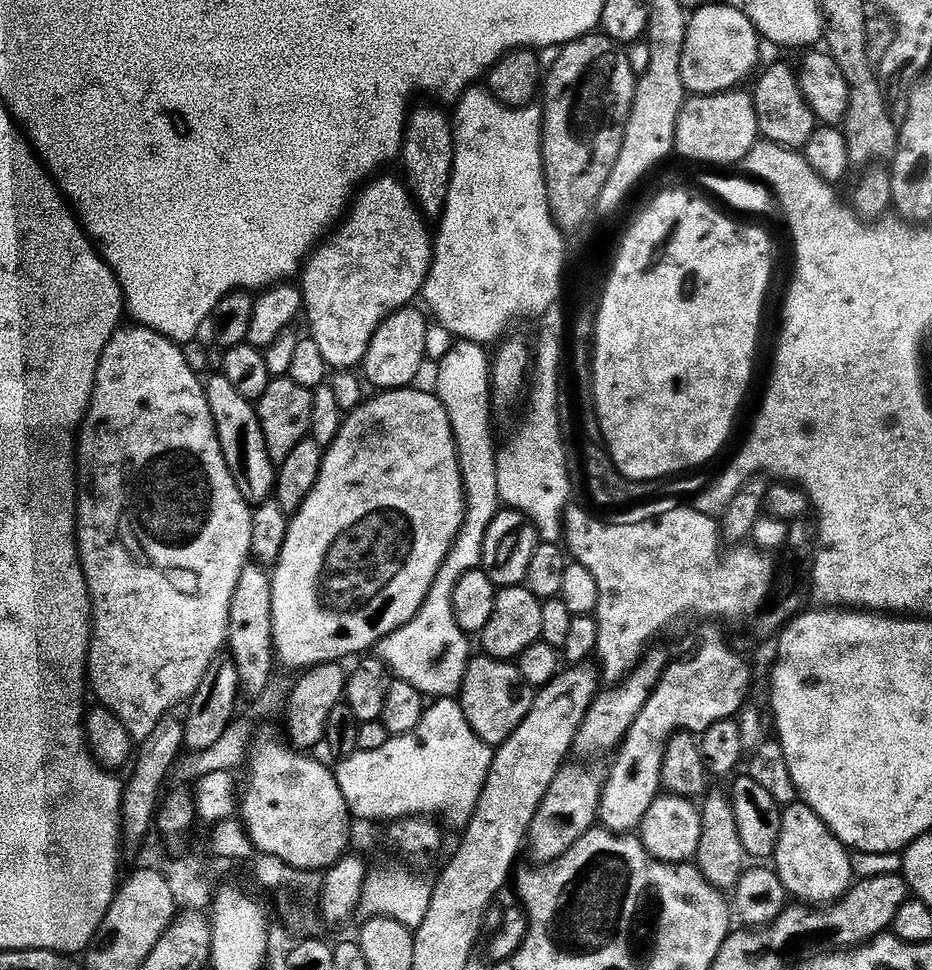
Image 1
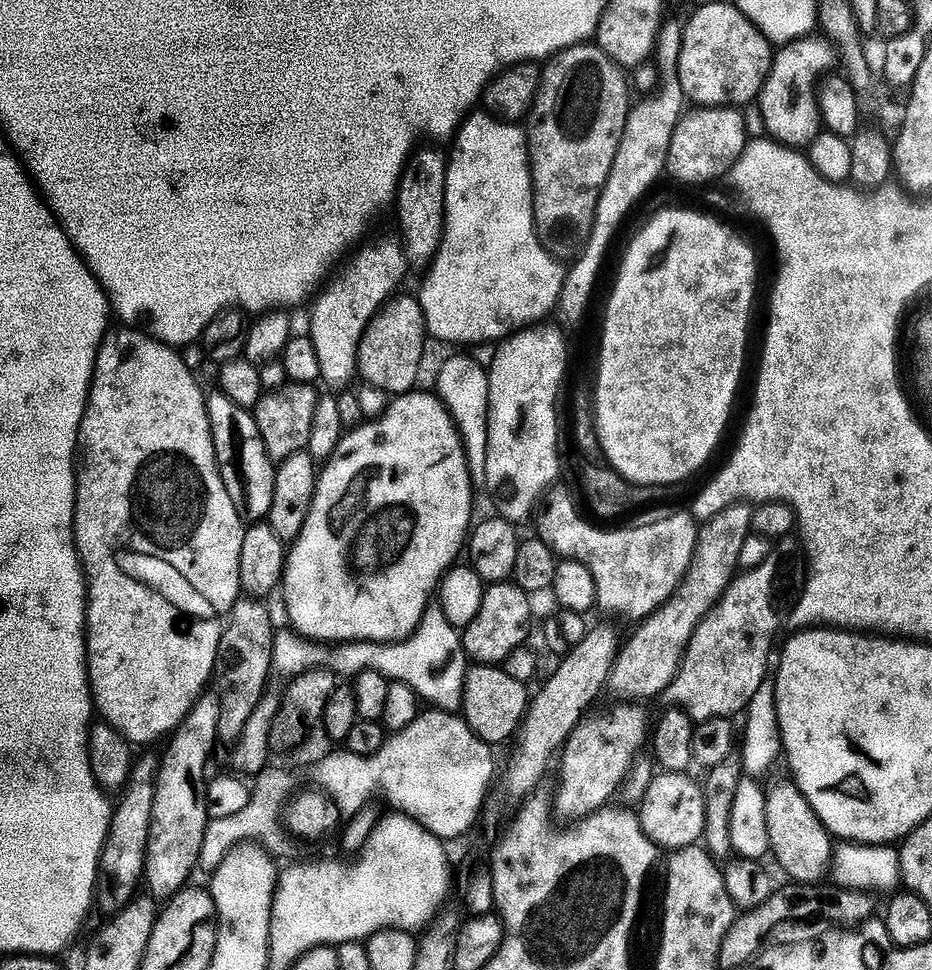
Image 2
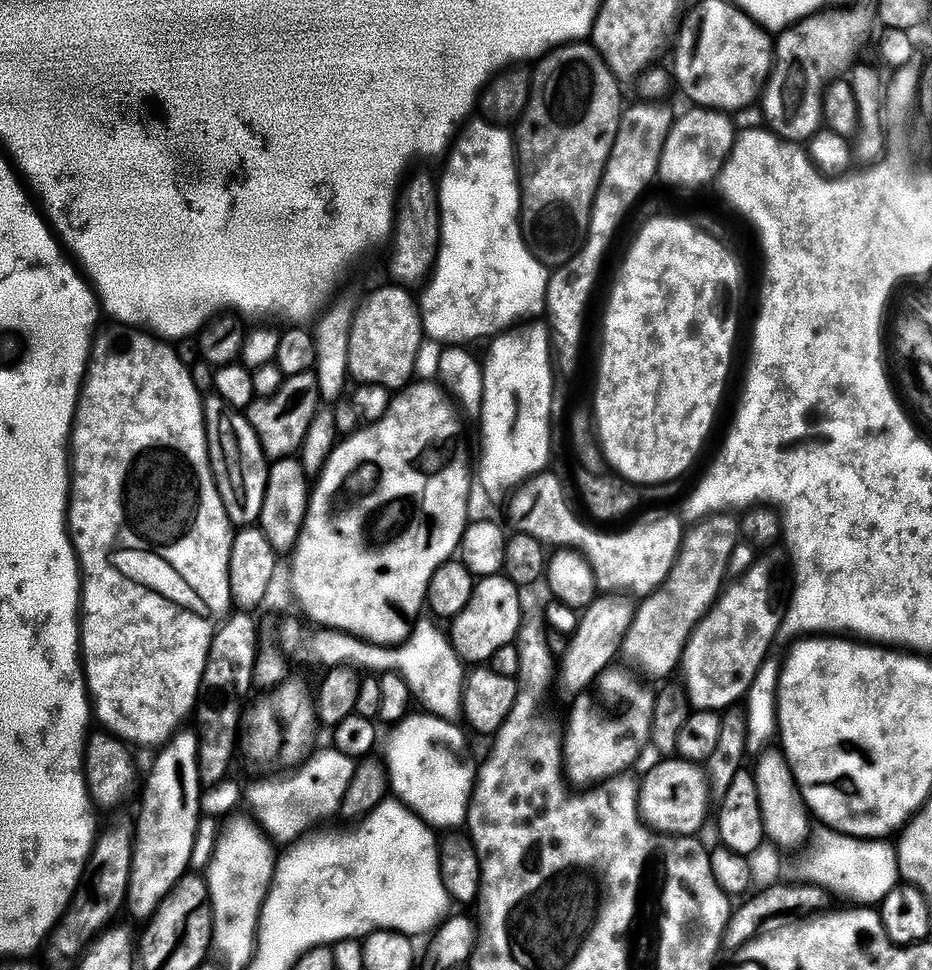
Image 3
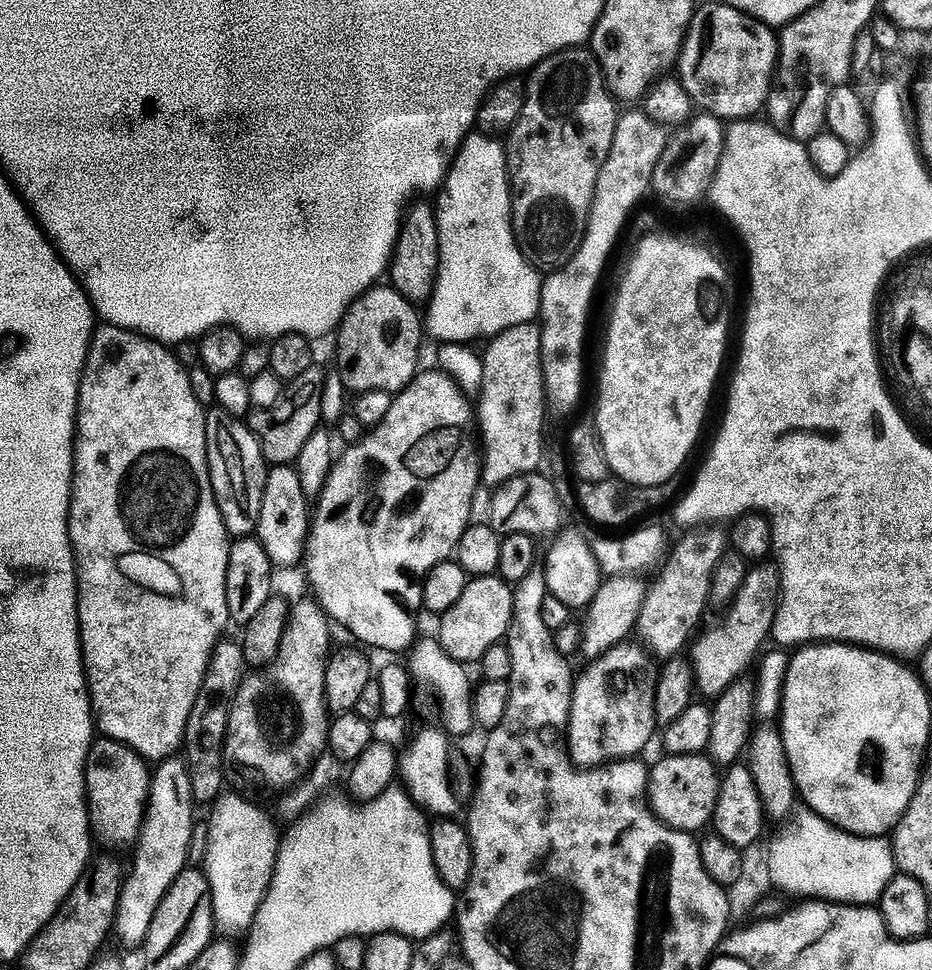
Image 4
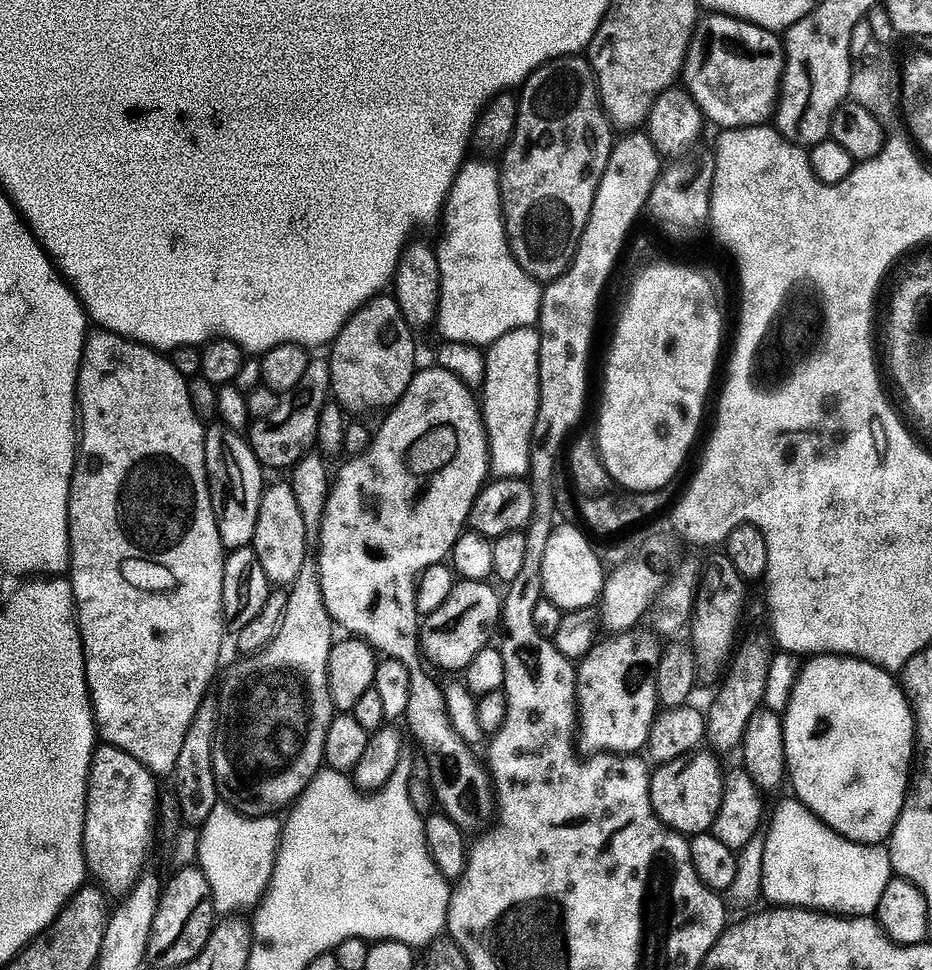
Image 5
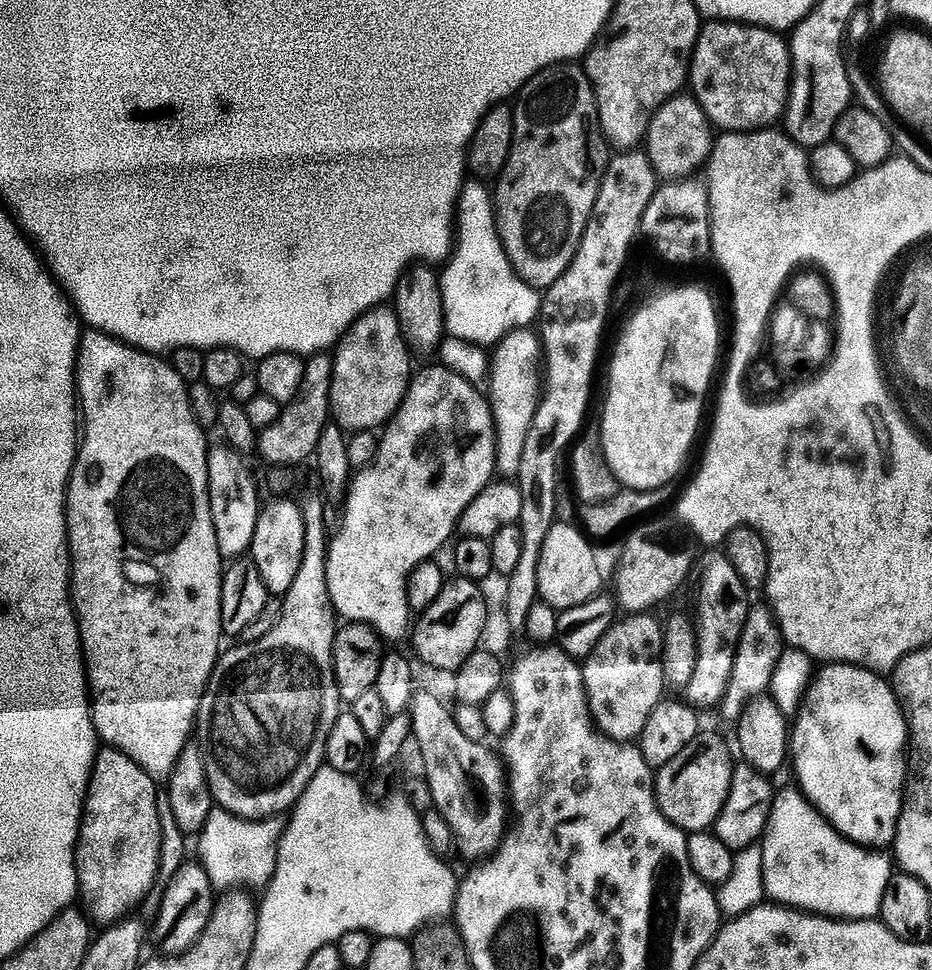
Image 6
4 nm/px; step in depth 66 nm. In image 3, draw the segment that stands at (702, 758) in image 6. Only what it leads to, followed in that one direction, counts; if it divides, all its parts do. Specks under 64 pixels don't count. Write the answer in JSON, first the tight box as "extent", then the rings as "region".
{"extent":[639,758,710,836],"region":[[[664,758],[648,772],[644,784],[639,785],[640,815],[645,824],[657,834],[665,836],[696,836],[708,816],[710,785],[703,767],[683,758]]]}

